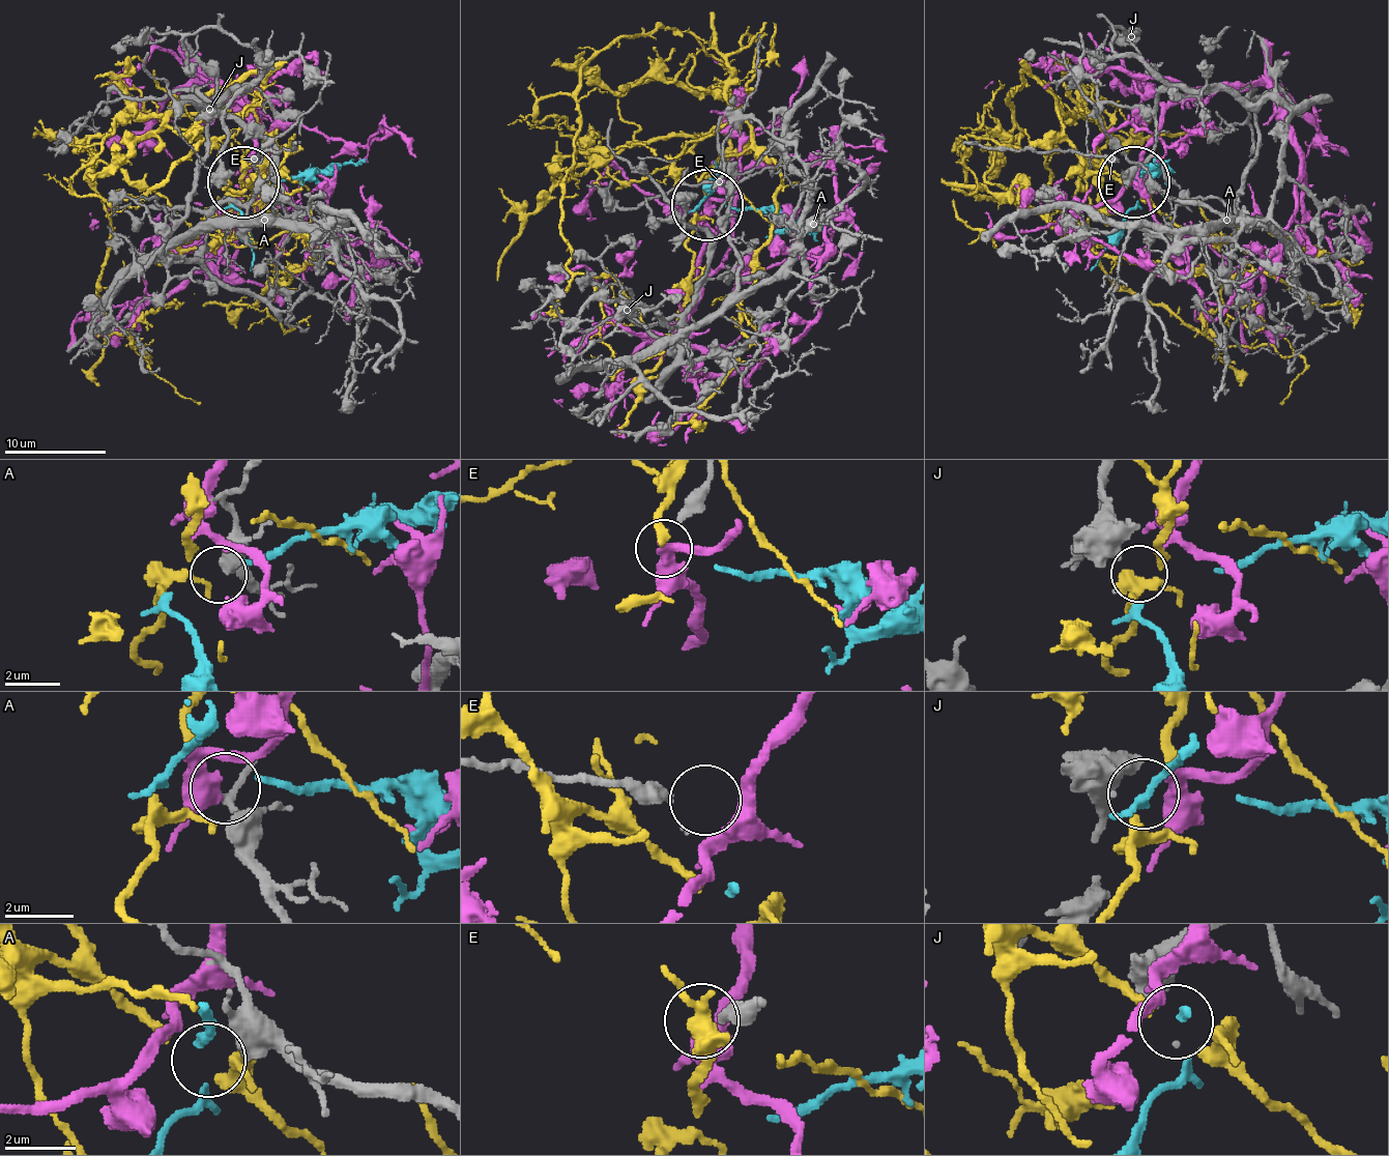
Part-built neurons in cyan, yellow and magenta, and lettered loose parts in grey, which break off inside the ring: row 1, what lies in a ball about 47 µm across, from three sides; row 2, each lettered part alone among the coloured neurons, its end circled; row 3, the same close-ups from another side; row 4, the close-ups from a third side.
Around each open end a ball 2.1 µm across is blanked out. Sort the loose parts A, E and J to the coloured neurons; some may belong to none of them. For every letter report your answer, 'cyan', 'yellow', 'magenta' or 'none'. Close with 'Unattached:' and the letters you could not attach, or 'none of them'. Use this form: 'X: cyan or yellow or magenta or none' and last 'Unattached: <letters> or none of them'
A: none
E: none
J: cyan
Unattached: A, E

